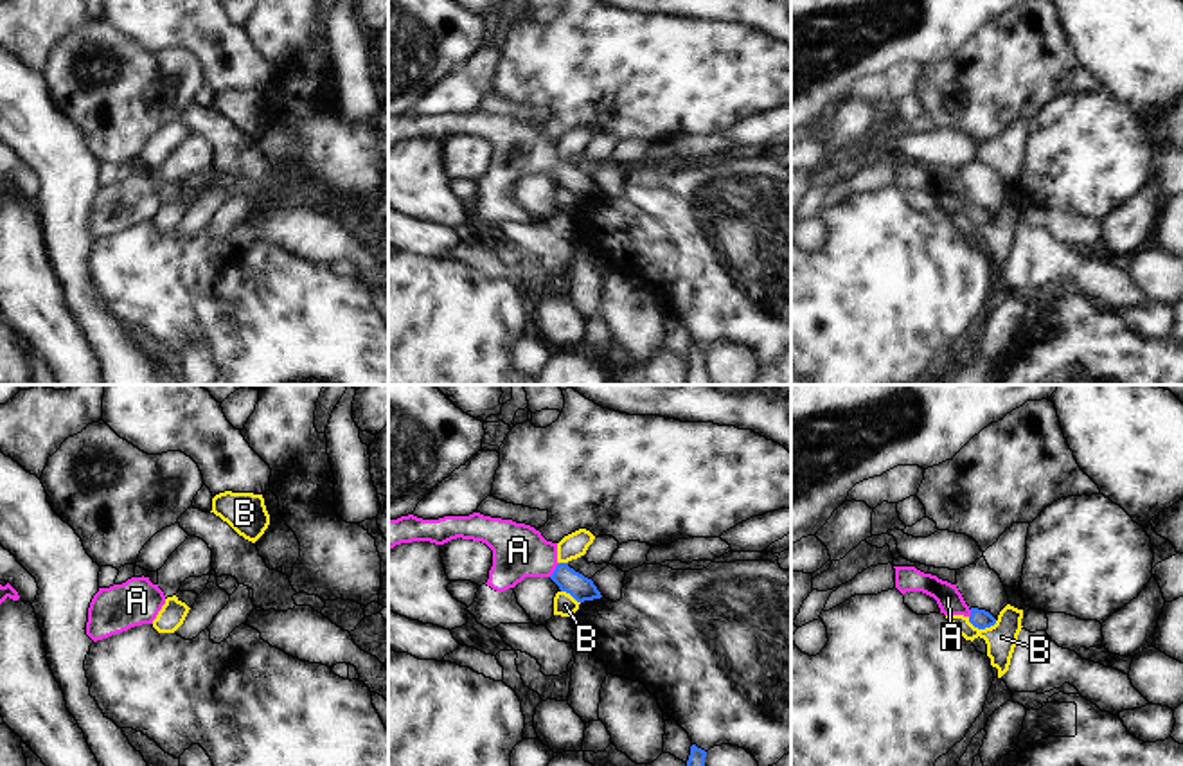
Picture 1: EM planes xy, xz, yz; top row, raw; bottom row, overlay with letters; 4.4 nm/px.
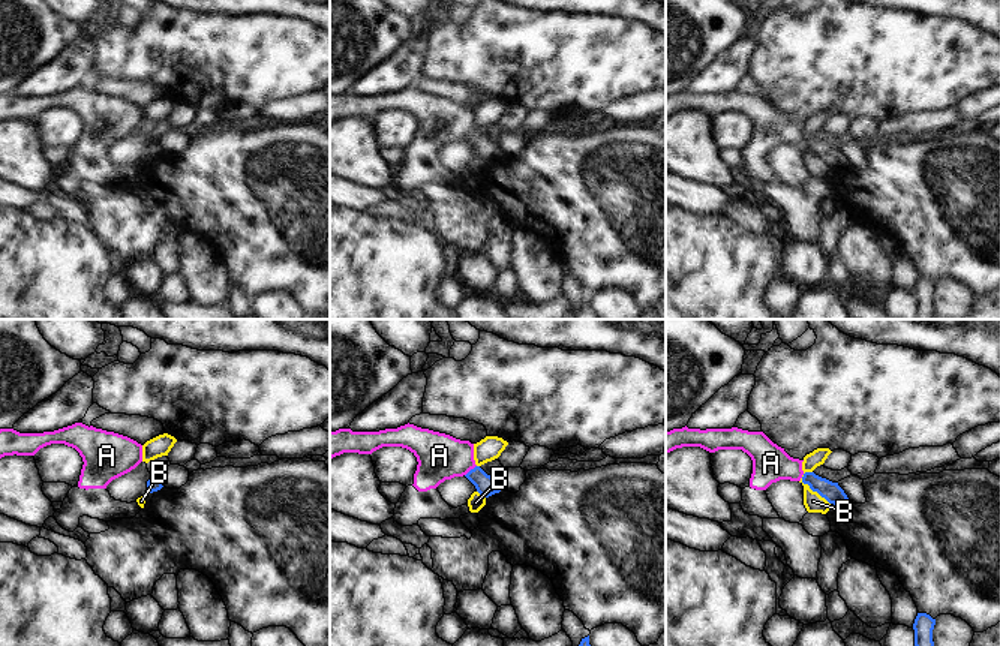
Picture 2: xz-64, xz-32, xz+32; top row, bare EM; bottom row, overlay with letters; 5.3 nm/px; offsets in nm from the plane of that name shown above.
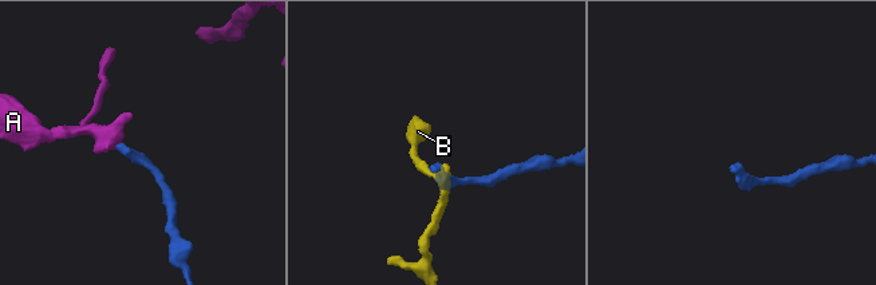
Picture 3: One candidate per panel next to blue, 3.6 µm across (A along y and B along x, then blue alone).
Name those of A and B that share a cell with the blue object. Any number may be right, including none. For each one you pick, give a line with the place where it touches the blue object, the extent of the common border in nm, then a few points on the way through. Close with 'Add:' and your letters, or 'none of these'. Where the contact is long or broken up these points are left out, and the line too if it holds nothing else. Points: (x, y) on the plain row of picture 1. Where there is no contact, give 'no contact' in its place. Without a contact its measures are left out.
A: xz (554, 168) | 80 nm | across xz (581, 186), (554, 168), (538, 155), (518, 148)
Add: A

